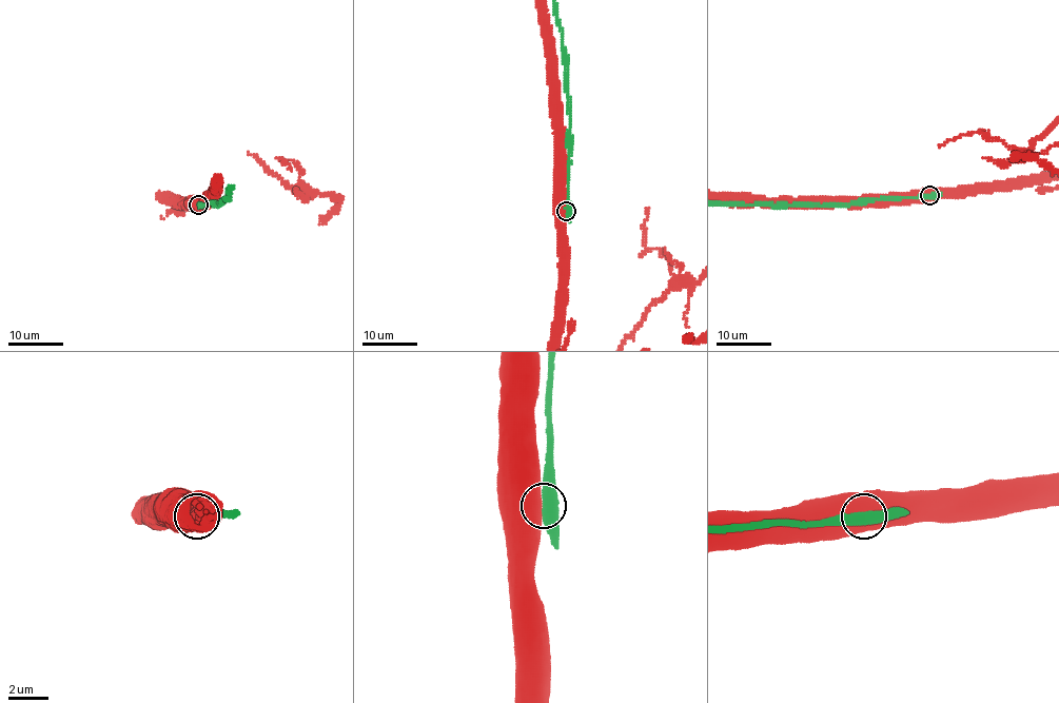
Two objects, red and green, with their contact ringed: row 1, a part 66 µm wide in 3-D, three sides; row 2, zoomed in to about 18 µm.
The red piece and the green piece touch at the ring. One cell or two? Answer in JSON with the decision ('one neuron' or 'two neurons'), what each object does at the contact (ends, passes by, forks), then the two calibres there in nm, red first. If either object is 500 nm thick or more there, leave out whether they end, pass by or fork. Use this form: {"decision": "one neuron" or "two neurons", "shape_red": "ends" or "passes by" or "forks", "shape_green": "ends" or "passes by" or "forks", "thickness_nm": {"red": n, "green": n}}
{"decision": "two neurons", "thickness_nm": {"red": 750, "green": 550}}

